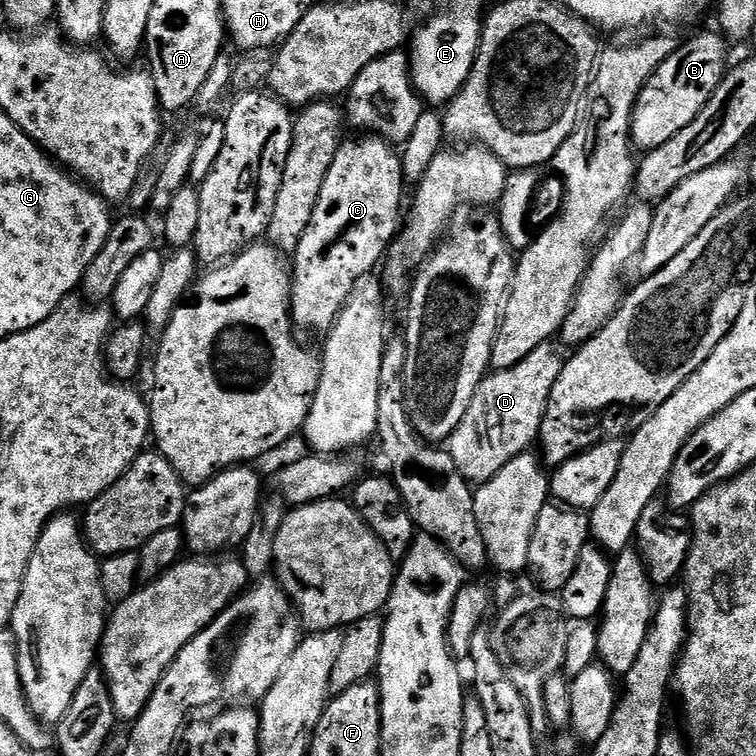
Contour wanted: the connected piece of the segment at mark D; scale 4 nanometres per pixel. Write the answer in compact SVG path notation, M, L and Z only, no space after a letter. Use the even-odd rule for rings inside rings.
M541 346L526 354L526 358L522 358L513 368L502 368L485 376L466 410L466 418L458 422L446 441L446 451L454 458L454 466L458 466L465 480L476 486L484 484L494 478L494 474L498 474L498 470L502 470L506 462L510 462L515 456L521 456L529 446L537 443L550 390L558 378L561 363L562 356L552 346Z

